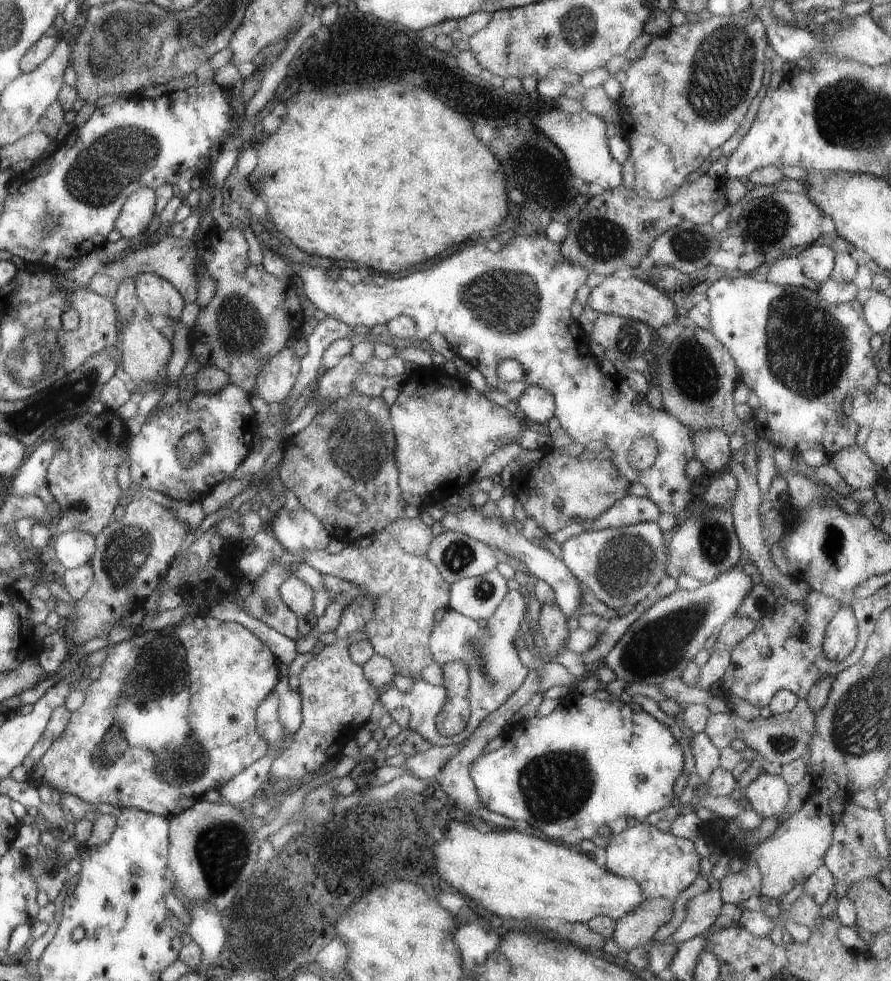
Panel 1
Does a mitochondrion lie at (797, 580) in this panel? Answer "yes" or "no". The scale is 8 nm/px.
no

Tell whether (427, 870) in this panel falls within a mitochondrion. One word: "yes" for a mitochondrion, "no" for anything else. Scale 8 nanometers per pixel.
no

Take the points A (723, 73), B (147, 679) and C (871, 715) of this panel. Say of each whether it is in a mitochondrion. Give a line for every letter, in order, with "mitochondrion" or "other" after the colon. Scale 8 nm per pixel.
A: mitochondrion
B: mitochondrion
C: mitochondrion

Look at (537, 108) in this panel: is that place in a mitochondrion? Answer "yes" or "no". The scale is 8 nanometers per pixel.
no

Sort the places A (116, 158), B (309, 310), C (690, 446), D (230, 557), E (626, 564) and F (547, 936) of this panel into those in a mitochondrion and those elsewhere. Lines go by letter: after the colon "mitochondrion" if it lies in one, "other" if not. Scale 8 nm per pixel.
A: mitochondrion
B: other
C: other
D: other
E: mitochondrion
F: other

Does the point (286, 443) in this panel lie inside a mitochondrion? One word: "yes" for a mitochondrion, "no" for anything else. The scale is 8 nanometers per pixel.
no

